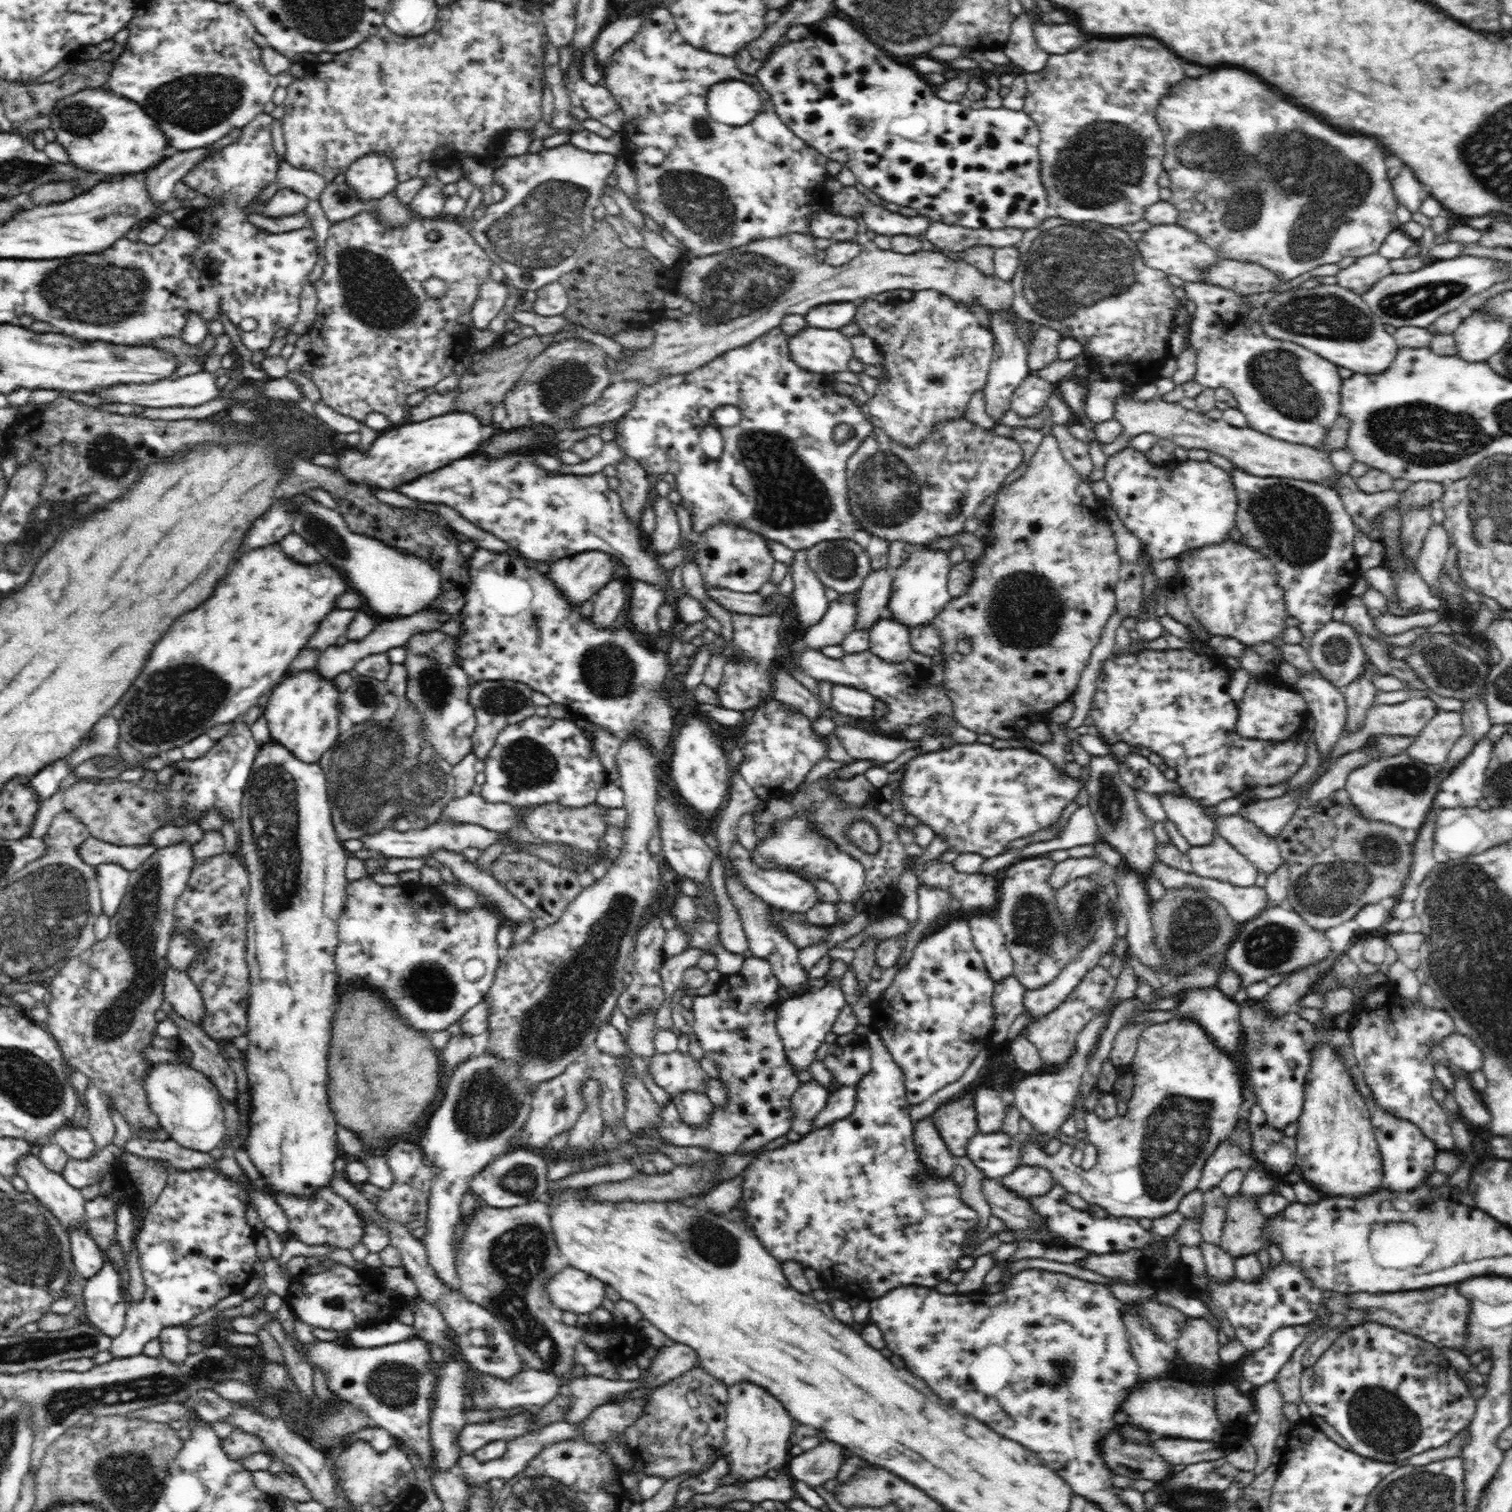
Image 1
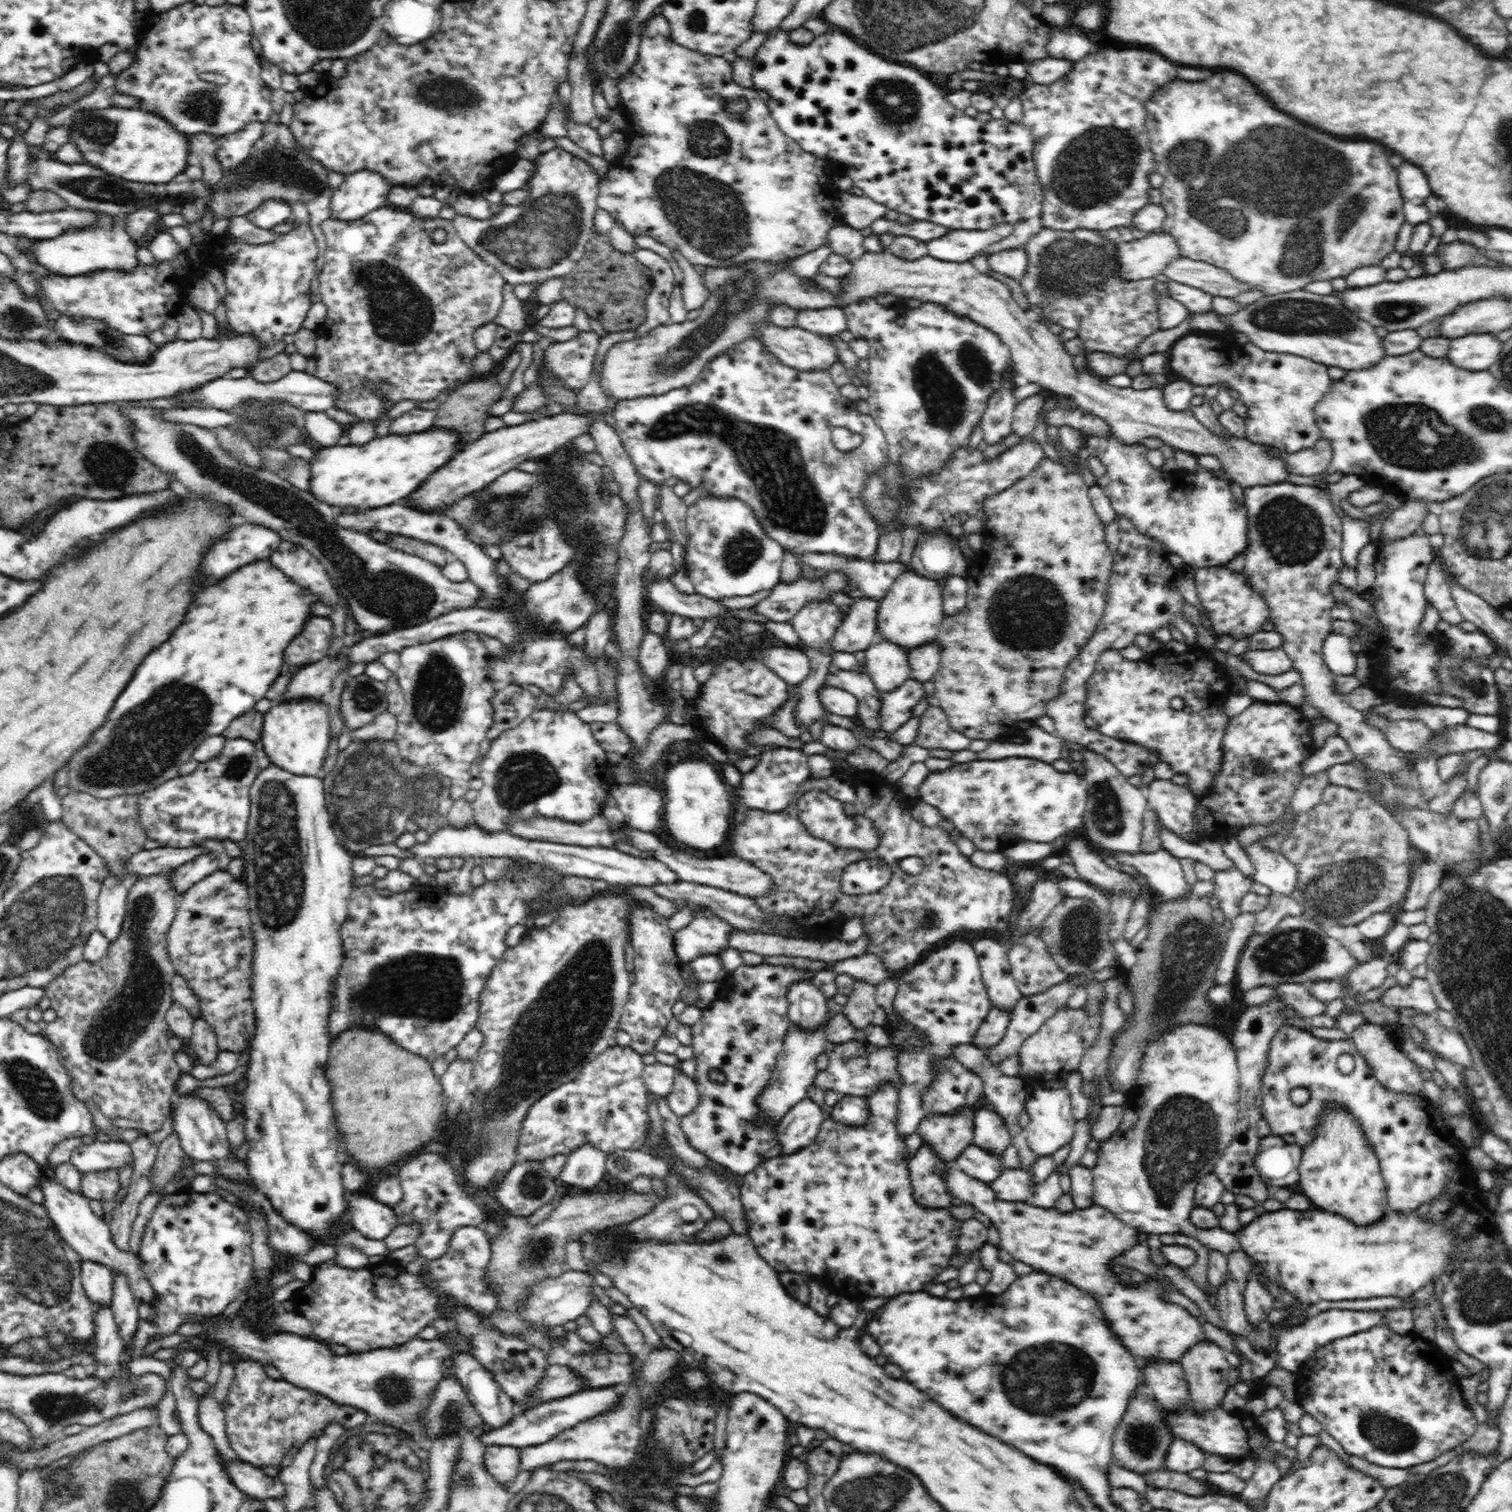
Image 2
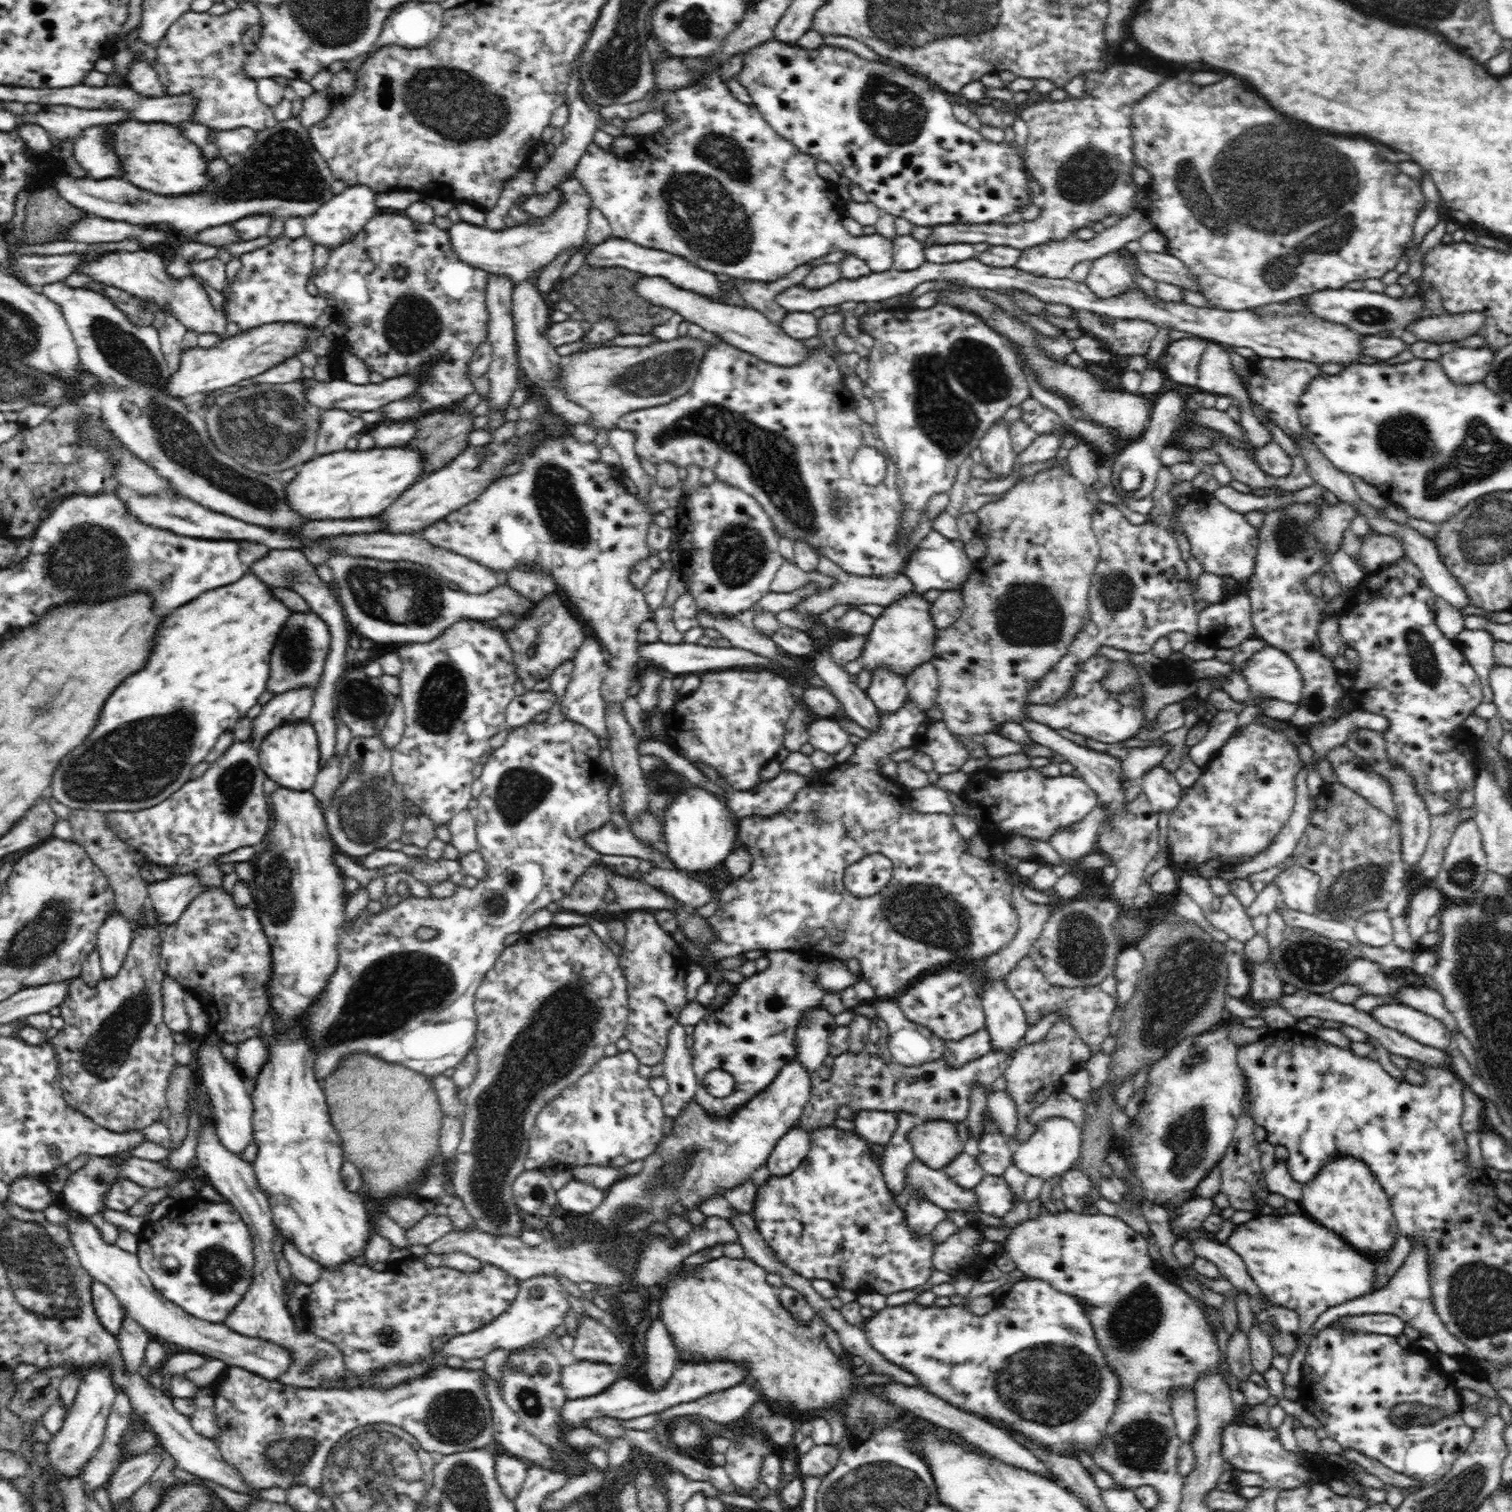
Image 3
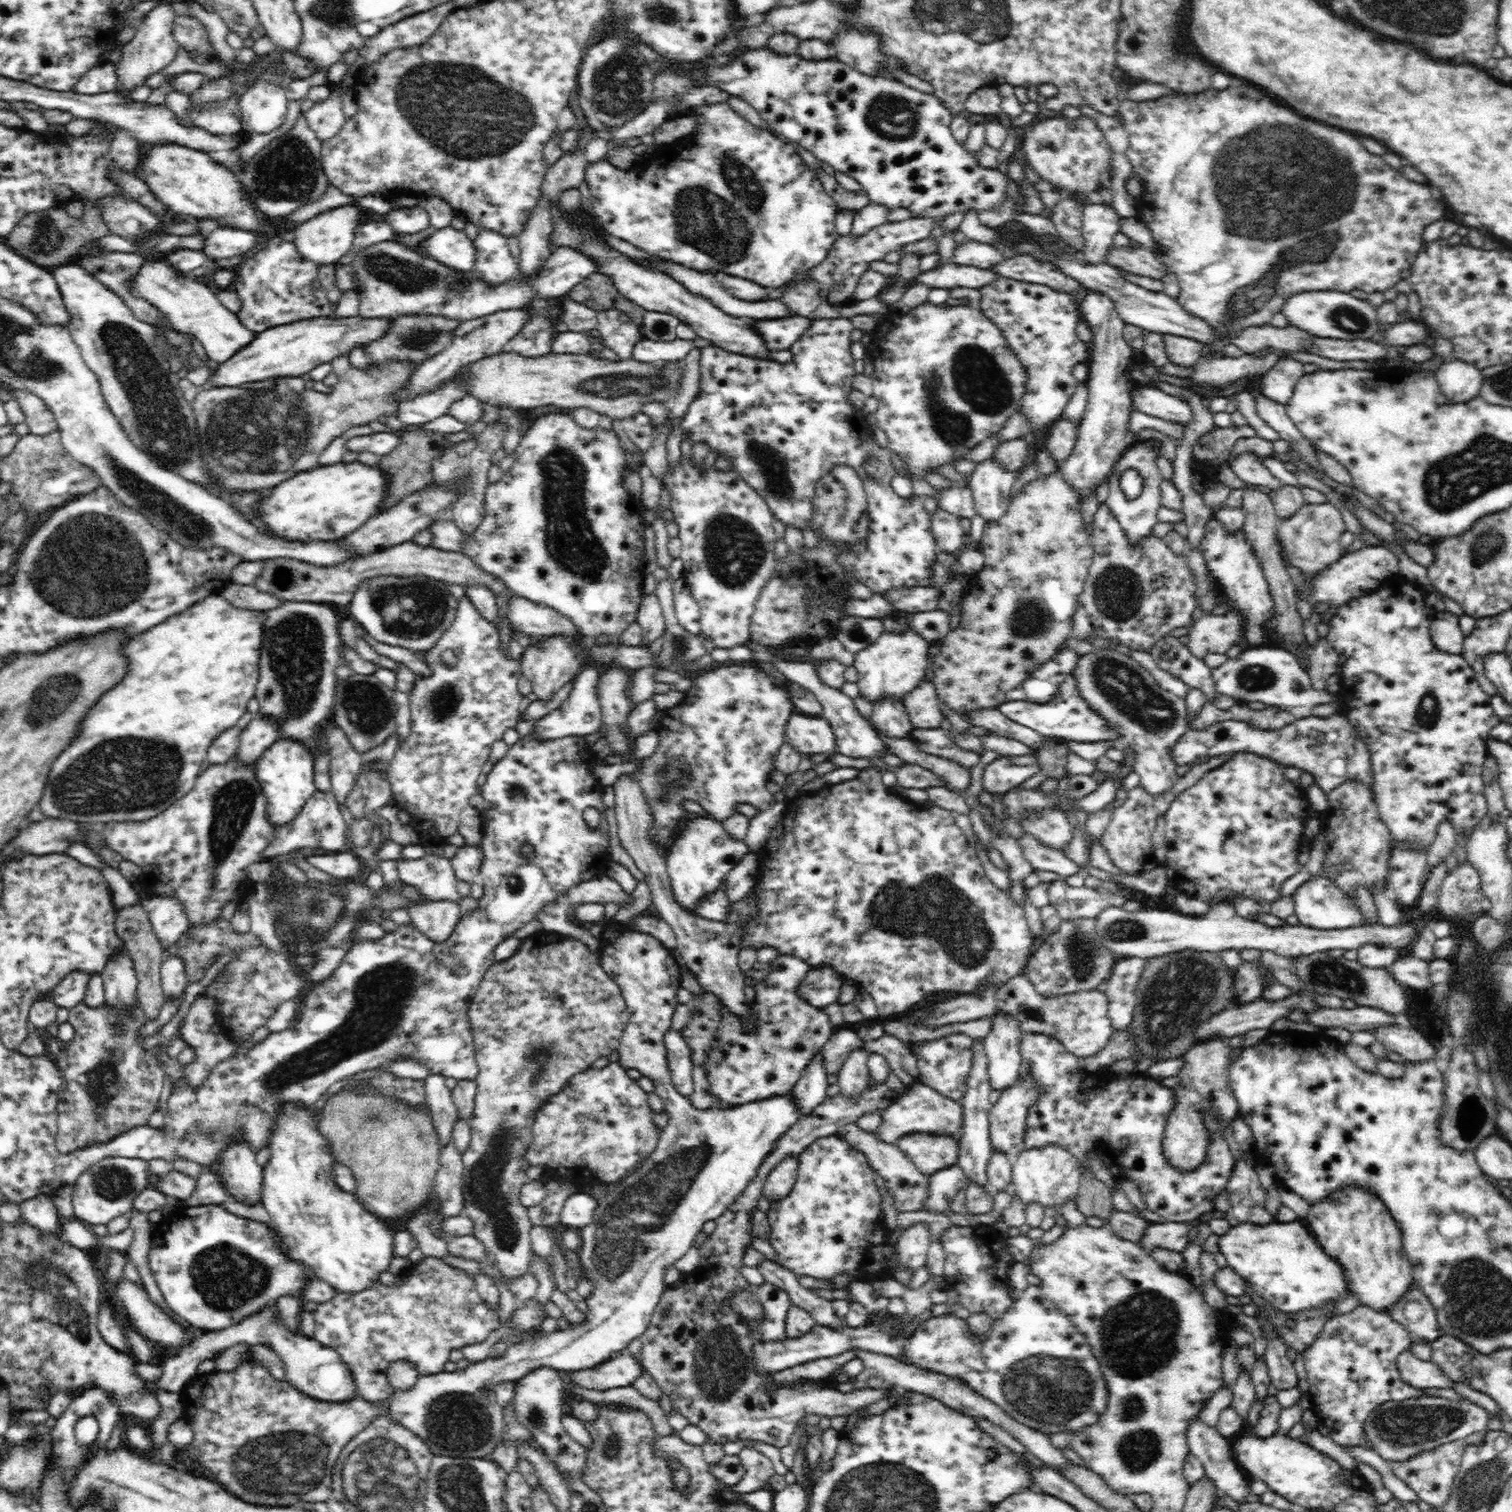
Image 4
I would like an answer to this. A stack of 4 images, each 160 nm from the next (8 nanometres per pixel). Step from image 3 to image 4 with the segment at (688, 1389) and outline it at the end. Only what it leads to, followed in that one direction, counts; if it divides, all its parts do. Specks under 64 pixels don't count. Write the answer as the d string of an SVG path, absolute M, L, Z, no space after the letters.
M1030 1285L1020 1298L1014 1299L1010 1308L993 1320L990 1334L986 1338L974 1336L967 1321L956 1317L954 1313L930 1317L918 1324L911 1337L905 1337L903 1332L902 1335L894 1335L892 1326L901 1317L886 1315L883 1327L874 1327L871 1322L866 1326L835 1329L816 1324L808 1330L808 1334L800 1338L786 1337L778 1342L758 1342L752 1348L754 1349L752 1361L758 1373L772 1374L812 1360L832 1358L844 1352L854 1351L854 1348L894 1358L906 1357L908 1363L921 1369L962 1379L966 1386L998 1405L1011 1418L1047 1435L1080 1431L1096 1423L1098 1418L1108 1410L1109 1392L1101 1371L1101 1364L1093 1355L1084 1335L1078 1332L1061 1308L1057 1308L1057 1304L1050 1302L1044 1296L1041 1286Z

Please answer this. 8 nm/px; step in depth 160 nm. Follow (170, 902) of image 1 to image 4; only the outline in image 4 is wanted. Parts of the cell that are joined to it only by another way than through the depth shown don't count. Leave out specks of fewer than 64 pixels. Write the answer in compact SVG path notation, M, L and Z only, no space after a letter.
M83 1000L68 1009L68 1023L73 1028L73 1038L65 1051L59 1052L55 1063L63 1076L62 1088L58 1089L58 1132L55 1136L55 1147L61 1153L75 1152L86 1149L95 1143L110 1143L115 1137L121 1136L131 1129L146 1127L150 1115L158 1109L158 1100L162 1094L162 1080L164 1071L157 1062L155 1047L144 1052L142 1040L137 1032L146 1023L145 1016L139 1002L132 1010L113 1008L104 1002L100 1008L90 1008Z

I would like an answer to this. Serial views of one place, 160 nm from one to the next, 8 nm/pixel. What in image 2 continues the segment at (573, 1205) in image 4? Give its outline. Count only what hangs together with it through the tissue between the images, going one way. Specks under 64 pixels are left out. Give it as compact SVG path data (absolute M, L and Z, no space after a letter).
M586 1144L567 1156L561 1173L562 1187L569 1192L593 1192L605 1180L607 1156L596 1147Z

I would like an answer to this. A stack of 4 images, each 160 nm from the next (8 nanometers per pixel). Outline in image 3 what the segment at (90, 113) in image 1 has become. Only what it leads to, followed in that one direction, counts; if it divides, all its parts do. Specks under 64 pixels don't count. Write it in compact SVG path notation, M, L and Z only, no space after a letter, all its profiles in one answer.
M134 118L128 119L119 124L114 136L114 151L120 159L120 165L123 167L125 179L132 185L143 190L160 194L162 196L178 197L200 193L213 180L208 176L208 160L204 159L202 149L197 144L190 142L182 133L181 129L167 122L142 122Z

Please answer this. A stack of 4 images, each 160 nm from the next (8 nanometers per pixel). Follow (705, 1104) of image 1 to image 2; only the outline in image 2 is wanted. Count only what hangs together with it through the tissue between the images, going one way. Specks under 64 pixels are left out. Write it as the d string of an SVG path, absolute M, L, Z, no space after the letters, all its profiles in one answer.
M677 1072L672 1090L665 1096L670 1110L676 1116L690 1114L698 1106L699 1094L696 1081L685 1073Z

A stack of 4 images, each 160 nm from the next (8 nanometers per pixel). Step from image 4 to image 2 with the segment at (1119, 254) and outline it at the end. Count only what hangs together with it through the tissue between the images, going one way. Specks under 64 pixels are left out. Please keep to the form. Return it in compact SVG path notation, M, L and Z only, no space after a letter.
M1187 257L1171 260L1164 268L1163 274L1172 281L1198 288L1212 296L1232 298L1251 290L1248 284L1236 280L1223 268Z

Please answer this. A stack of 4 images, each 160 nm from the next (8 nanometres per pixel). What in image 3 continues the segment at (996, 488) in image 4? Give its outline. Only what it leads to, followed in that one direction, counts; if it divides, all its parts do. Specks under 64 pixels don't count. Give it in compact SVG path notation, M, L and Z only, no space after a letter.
M1003 418L996 420L994 426L977 442L982 453L983 464L998 475L998 478L1008 478L1012 472L1017 455L1012 449L1010 428Z

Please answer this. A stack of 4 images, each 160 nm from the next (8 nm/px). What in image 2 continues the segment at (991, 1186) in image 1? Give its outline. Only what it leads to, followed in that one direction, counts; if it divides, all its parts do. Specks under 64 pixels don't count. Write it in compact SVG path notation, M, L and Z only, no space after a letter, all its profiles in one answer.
M951 1165L946 1170L944 1179L946 1179L945 1187L952 1197L960 1199L966 1205L976 1207L976 1211L991 1220L999 1232L1000 1243L998 1246L1009 1252L1014 1260L1020 1260L1020 1262L1031 1266L1035 1272L1068 1281L1074 1287L1090 1293L1094 1300L1098 1301L1098 1306L1104 1313L1107 1324L1113 1329L1113 1333L1121 1341L1122 1346L1130 1351L1141 1371L1148 1362L1154 1362L1154 1360L1180 1362L1184 1352L1188 1348L1192 1348L1192 1344L1207 1340L1202 1324L1196 1317L1184 1307L1164 1300L1162 1294L1168 1289L1162 1287L1159 1282L1124 1284L1119 1280L1119 1276L1112 1272L1113 1266L1110 1260L1139 1244L1138 1235L1140 1232L1137 1228L1122 1222L1106 1208L1093 1205L1088 1209L1060 1212L1058 1209L1039 1208L1031 1205L1030 1202L1006 1203L1006 1201L1000 1201L996 1198L988 1183L976 1181Z

